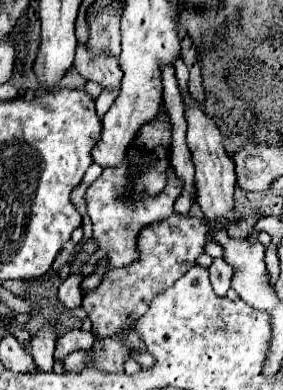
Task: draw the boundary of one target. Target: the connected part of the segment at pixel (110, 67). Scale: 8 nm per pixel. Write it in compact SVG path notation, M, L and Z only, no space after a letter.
M77 46L75 68L87 80L97 82L103 90L119 90L121 84L121 68L117 68L117 58L113 56L97 56L97 60L89 60L85 46Z

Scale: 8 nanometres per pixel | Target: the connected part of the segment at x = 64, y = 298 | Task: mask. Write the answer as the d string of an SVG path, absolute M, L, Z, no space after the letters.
M69 274L69 278L59 286L59 292L57 292L57 300L65 306L65 308L77 308L81 306L83 294L79 290L79 284L77 282L77 276Z

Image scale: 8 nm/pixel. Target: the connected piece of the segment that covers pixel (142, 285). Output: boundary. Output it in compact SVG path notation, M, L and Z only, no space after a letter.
M173 214L169 220L157 224L157 228L141 232L141 260L129 268L113 268L105 272L99 286L87 292L83 298L83 308L89 312L93 330L105 338L123 330L131 330L133 320L137 320L137 316L143 316L145 308L149 308L149 300L153 300L161 288L175 284L191 266L195 266L195 258L203 254L205 242L211 240L209 230L209 222Z

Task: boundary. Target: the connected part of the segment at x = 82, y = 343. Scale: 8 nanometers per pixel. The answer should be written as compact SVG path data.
M69 330L65 336L61 336L55 344L55 360L63 362L67 354L75 352L75 350L91 350L95 342L95 336L91 332L83 332L83 330Z

